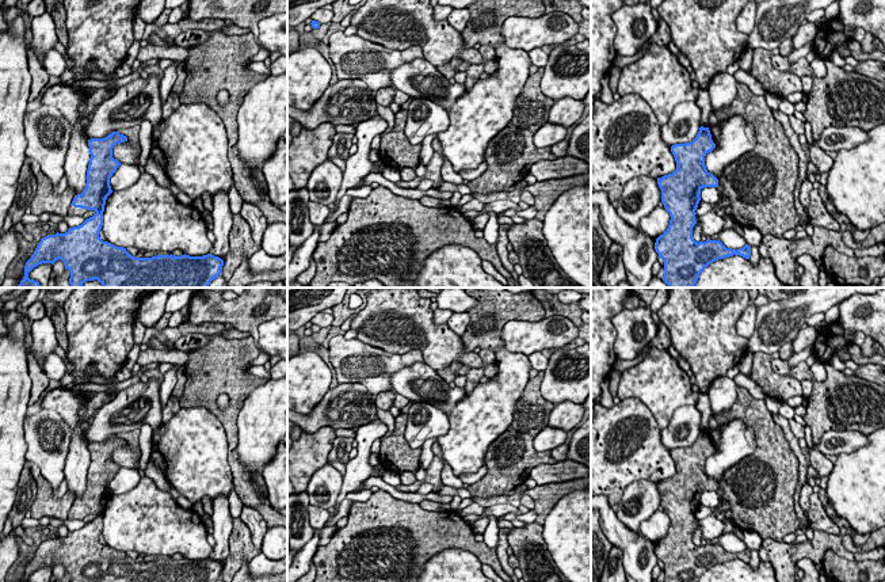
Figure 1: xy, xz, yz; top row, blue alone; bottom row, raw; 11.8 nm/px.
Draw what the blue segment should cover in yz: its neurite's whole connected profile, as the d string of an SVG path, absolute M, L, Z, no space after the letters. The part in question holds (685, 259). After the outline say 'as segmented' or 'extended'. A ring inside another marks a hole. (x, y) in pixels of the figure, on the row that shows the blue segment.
M701 126L693 141L671 147L676 170L657 178L661 202L671 216L667 231L655 243L656 252L664 260L663 281L668 288L694 288L710 263L733 255L751 256L748 244L732 250L720 240L698 243L693 237L701 190L718 187L718 179L705 166L705 156L714 148L709 128Z | as segmented

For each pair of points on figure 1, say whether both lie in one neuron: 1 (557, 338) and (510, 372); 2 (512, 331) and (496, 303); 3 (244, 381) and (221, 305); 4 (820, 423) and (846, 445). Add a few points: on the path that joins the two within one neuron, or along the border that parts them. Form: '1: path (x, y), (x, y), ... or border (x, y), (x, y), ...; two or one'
1: border (506, 347), (512, 352), (522, 352), (527, 357); two
2: border (538, 320), (508, 320), (500, 334), (504, 347); two
3: border (191, 323), (224, 324); two
4: border (861, 433), (827, 430), (815, 445); two

